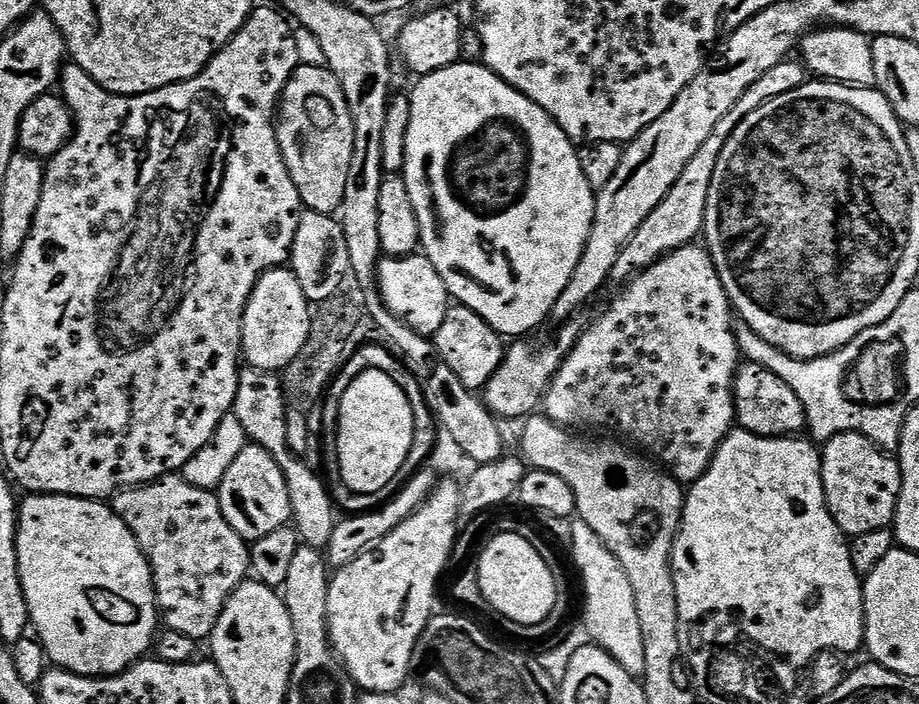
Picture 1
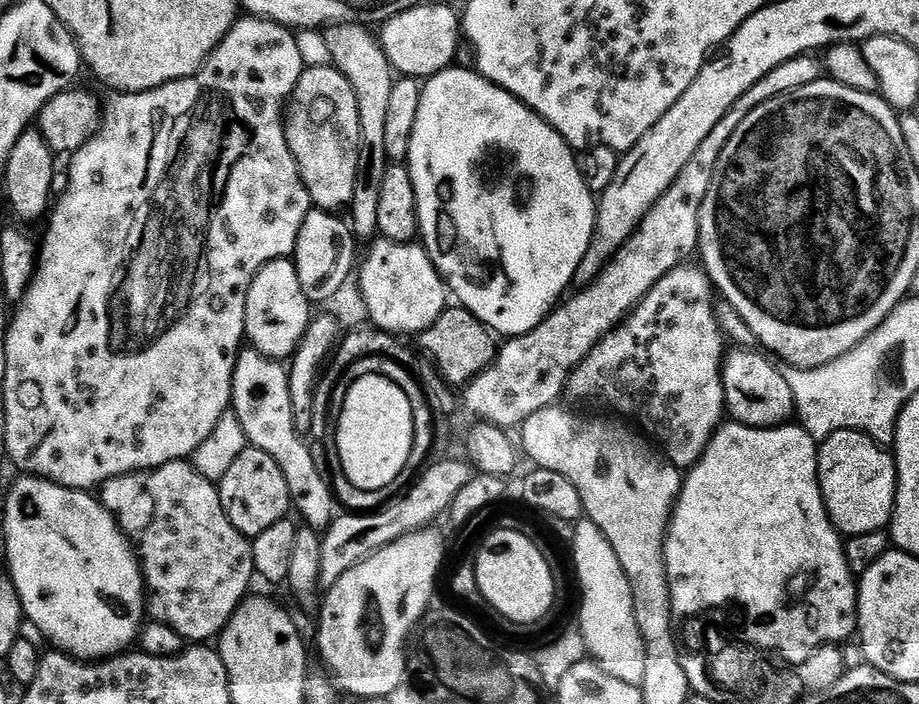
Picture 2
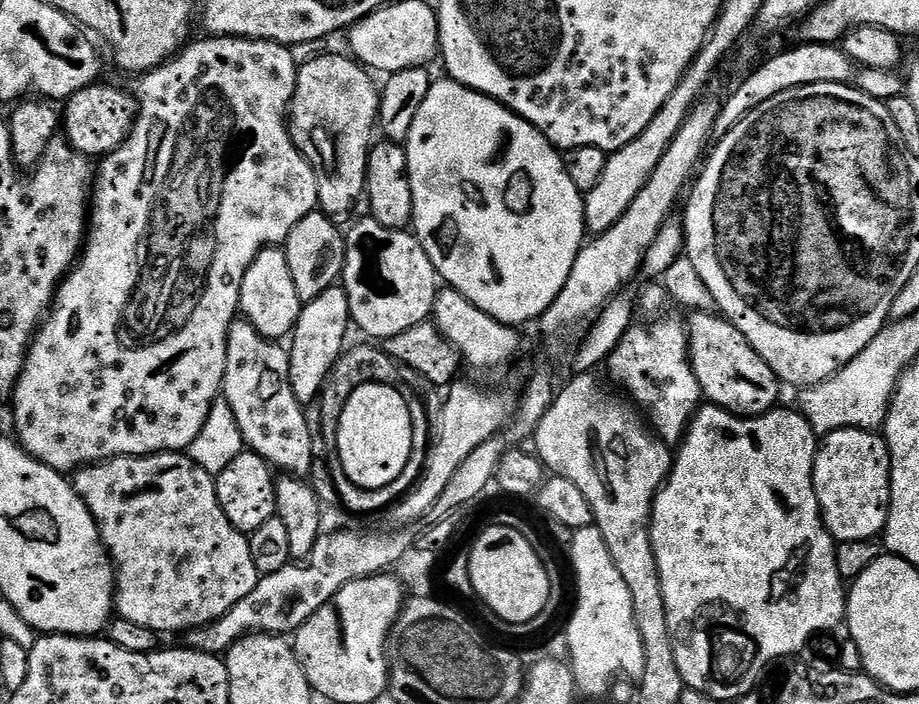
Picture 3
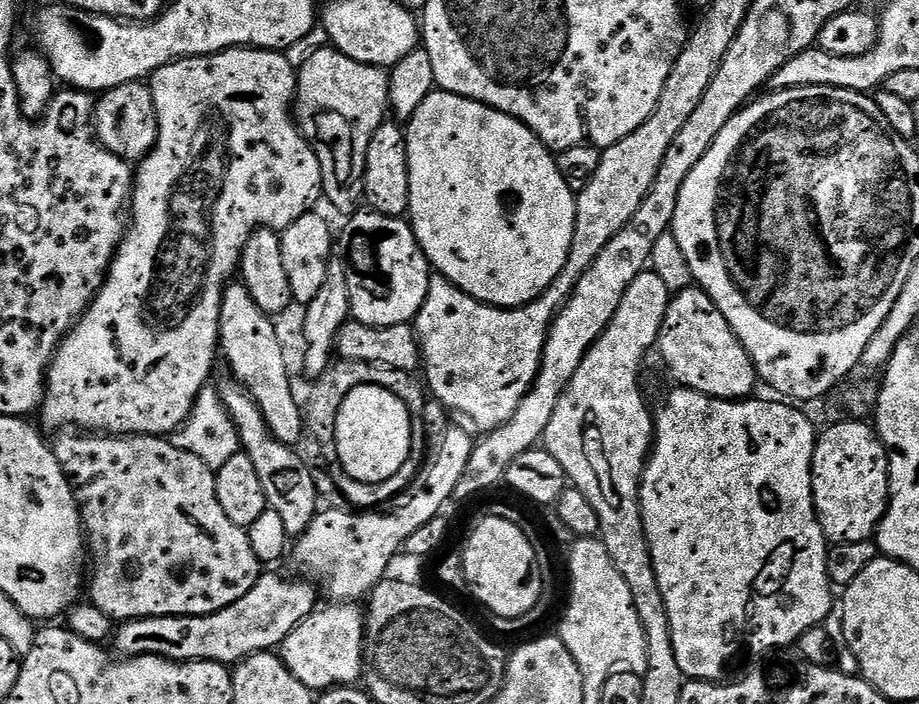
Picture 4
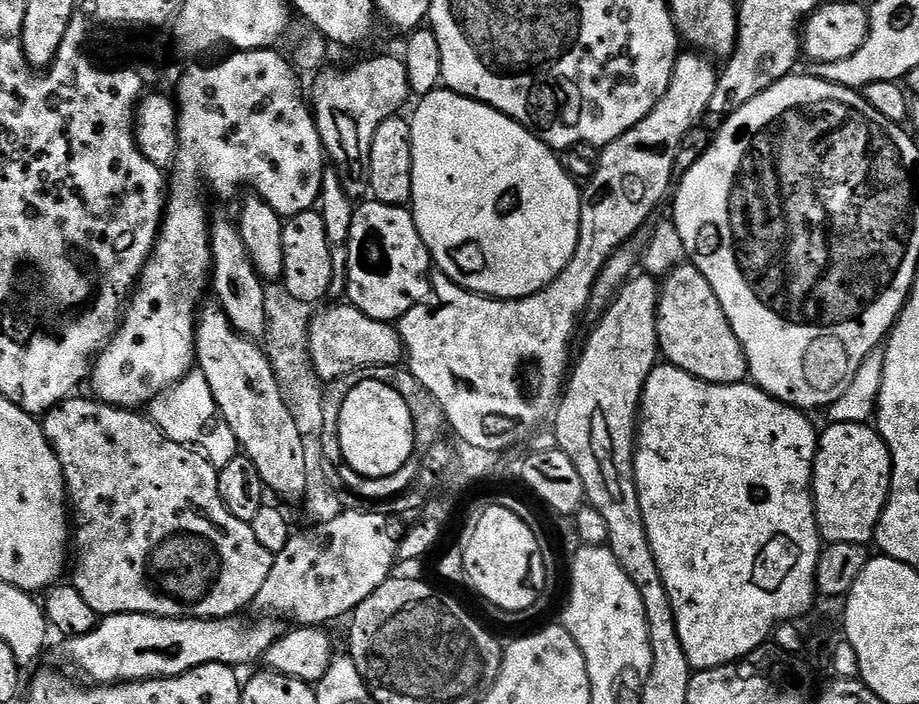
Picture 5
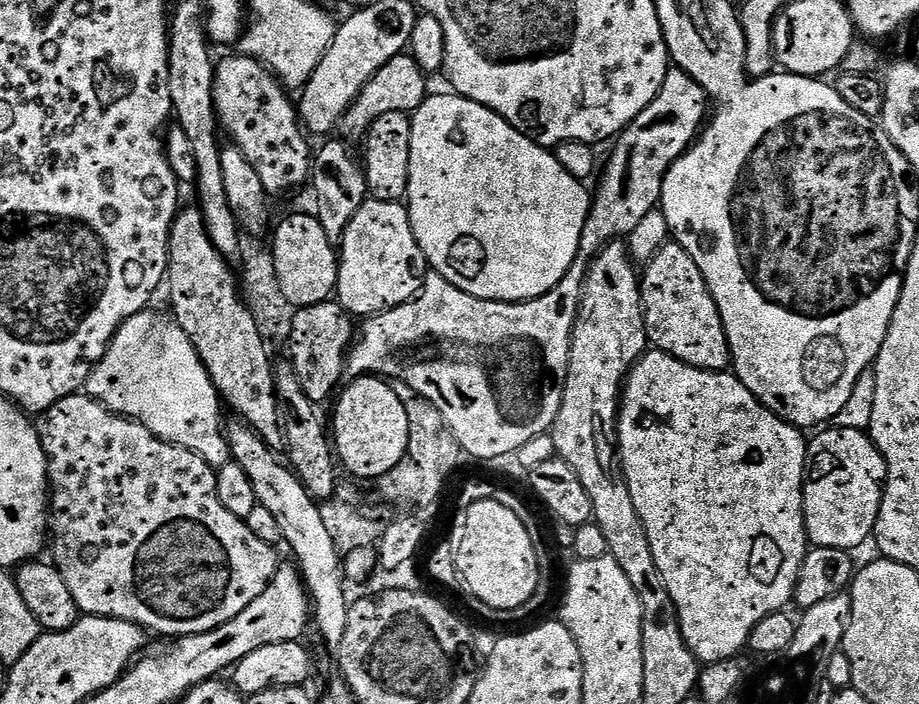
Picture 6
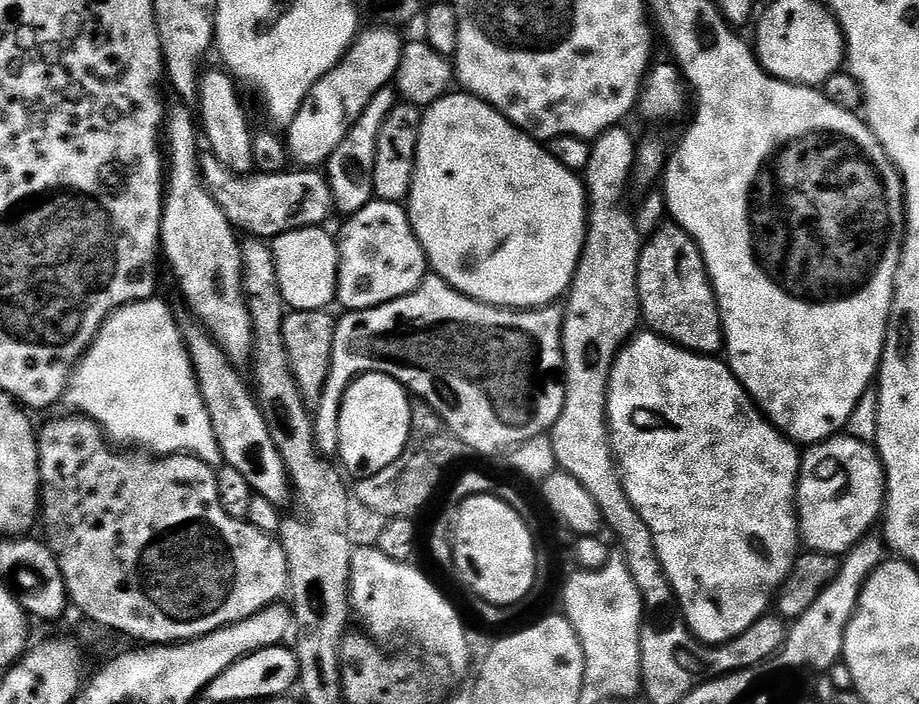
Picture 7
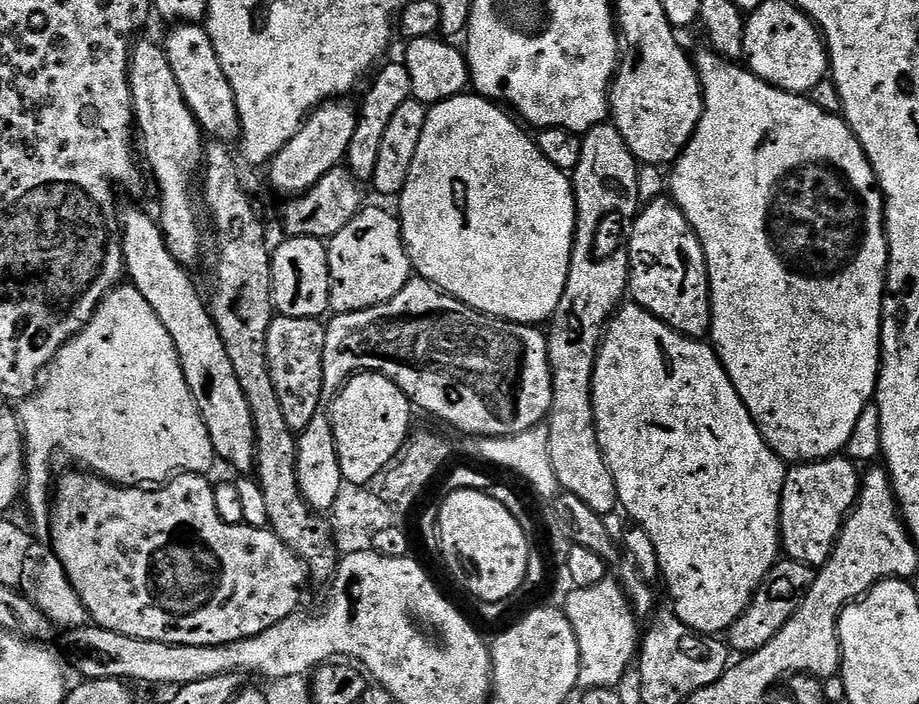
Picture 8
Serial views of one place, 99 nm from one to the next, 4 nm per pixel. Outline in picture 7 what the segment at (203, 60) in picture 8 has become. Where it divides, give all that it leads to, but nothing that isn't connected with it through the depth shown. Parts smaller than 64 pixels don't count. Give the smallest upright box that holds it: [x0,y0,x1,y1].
[198,71,256,176]

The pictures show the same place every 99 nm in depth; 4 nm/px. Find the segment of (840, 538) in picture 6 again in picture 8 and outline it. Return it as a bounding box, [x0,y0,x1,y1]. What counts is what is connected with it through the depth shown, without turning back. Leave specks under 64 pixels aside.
[780,454,861,570]

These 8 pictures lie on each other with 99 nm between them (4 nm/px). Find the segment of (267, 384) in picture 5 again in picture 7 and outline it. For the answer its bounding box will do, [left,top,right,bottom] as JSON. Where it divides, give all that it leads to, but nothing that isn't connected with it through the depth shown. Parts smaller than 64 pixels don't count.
[160,102,252,366]

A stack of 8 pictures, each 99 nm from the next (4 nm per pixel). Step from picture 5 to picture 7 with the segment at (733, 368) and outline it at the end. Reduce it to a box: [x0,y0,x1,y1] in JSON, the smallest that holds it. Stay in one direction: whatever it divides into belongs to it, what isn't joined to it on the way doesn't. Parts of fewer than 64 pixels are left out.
[636,222,724,356]

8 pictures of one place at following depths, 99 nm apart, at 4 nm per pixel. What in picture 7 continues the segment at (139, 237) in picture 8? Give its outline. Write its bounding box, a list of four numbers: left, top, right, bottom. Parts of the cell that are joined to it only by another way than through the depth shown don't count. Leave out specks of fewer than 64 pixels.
[182,322,290,506]

